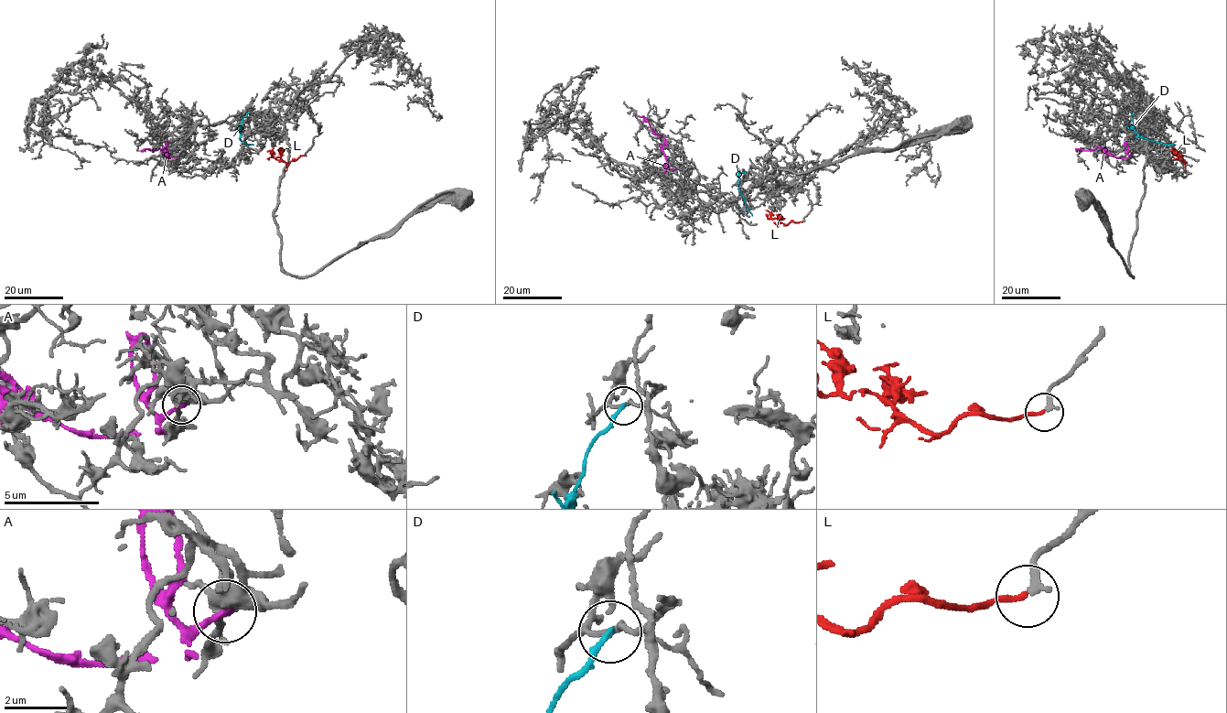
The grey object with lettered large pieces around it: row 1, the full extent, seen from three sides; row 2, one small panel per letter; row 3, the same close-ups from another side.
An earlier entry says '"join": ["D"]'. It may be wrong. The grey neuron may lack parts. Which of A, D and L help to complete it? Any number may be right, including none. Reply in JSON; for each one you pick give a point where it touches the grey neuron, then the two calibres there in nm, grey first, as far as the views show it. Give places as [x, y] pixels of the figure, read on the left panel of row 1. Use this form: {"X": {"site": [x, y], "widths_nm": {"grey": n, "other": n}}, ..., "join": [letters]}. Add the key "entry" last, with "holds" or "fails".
{"L": {"site": [304, 156], "widths_nm": {"grey": 200, "other": 180}}, "join": ["L"], "entry": "fails"}

